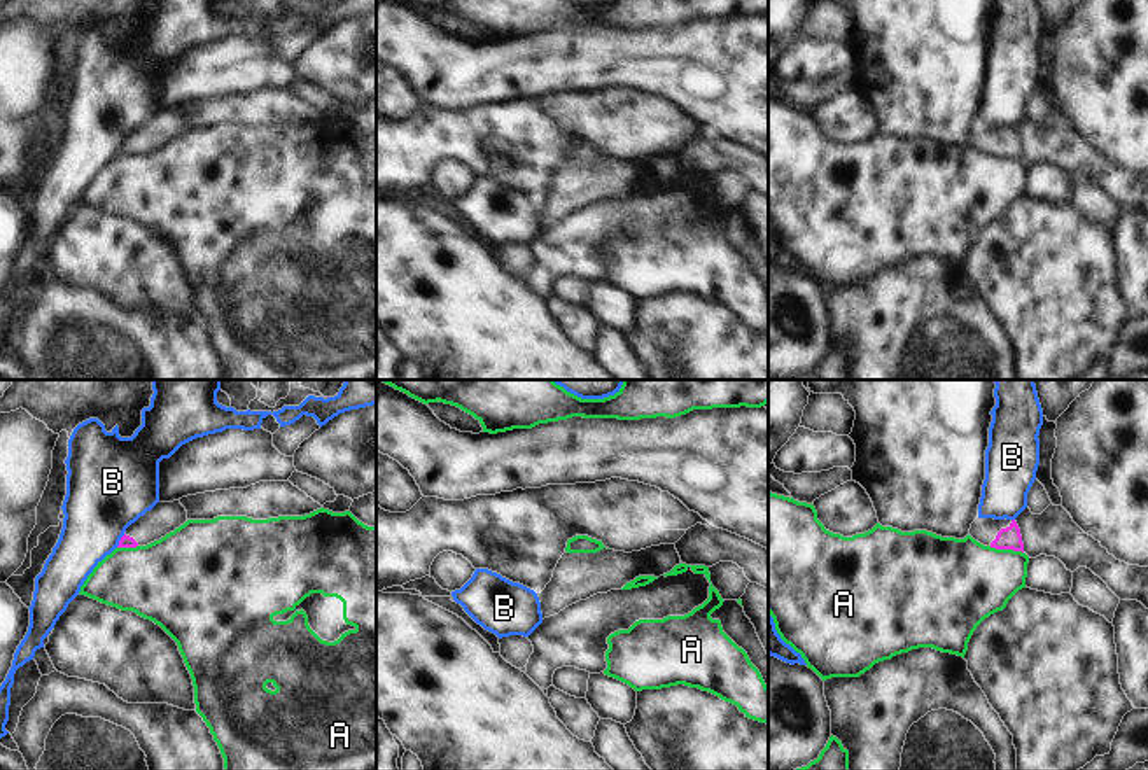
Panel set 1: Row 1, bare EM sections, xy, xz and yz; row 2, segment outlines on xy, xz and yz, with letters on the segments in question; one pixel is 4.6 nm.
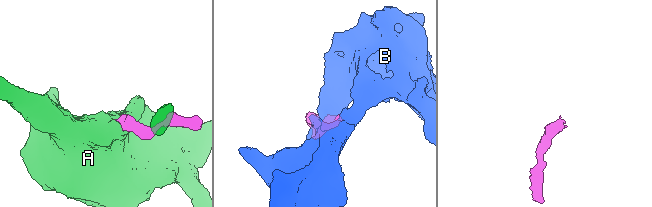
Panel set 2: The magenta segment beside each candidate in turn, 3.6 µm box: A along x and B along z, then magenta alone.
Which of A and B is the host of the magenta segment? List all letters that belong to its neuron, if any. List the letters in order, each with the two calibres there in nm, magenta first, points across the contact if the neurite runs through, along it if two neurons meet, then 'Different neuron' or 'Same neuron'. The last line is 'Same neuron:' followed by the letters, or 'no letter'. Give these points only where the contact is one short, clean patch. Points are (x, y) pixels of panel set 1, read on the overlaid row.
A: Thickness 100 nm (magenta) against 380 nm. Boundary: yz (989, 546), (1022, 553). Different neuron
B: Thickness 60 nm (magenta) against 380 nm. Boundary: xy (125, 534), (116, 546). Different neuron
Same neuron: no letter.

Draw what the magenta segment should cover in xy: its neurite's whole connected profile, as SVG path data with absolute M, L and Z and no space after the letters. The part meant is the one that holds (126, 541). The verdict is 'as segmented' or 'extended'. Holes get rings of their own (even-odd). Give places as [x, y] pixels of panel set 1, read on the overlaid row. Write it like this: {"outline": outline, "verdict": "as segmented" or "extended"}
{"outline": "M180 500L158 502L150 511L131 523L117 548L147 546L159 541L187 522L187 511Z", "verdict": "extended"}

